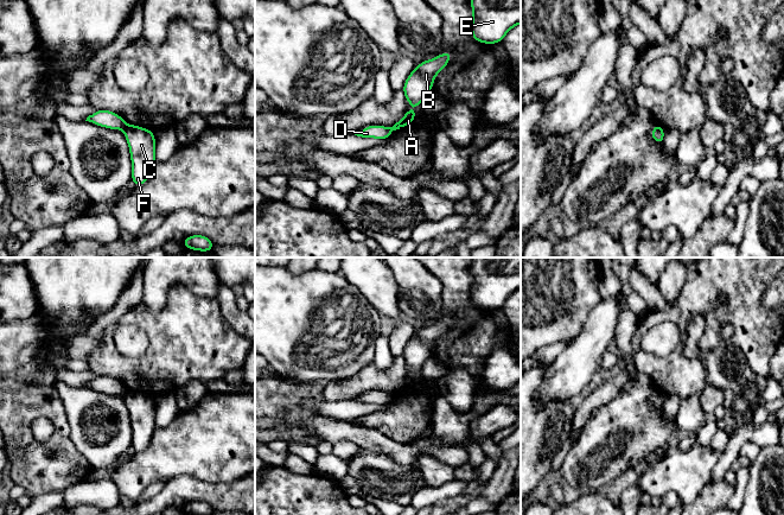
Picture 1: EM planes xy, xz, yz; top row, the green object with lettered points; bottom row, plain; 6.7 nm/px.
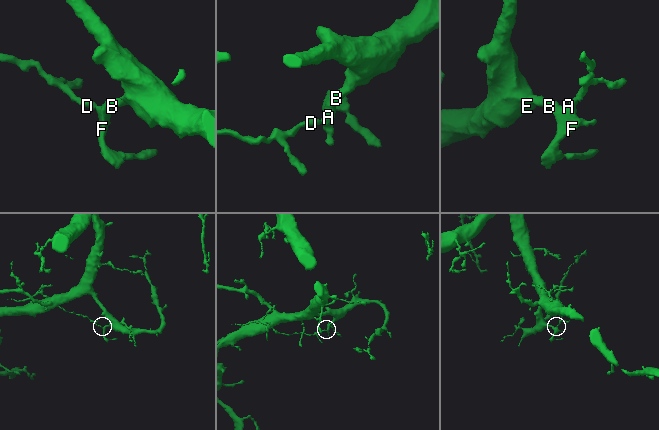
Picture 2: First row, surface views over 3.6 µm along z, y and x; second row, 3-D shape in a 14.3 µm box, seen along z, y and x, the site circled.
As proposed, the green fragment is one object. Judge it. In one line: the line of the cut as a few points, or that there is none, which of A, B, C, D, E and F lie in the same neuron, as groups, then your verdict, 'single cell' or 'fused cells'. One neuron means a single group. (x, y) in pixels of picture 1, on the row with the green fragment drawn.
xy (126, 124), (123, 128) | A B C E F / D | fused cells

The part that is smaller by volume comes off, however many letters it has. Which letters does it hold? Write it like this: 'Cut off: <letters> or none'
Cut off: D

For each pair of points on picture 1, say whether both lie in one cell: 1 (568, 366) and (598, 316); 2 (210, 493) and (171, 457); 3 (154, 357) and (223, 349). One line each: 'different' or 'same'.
1: same
2: different
3: same

